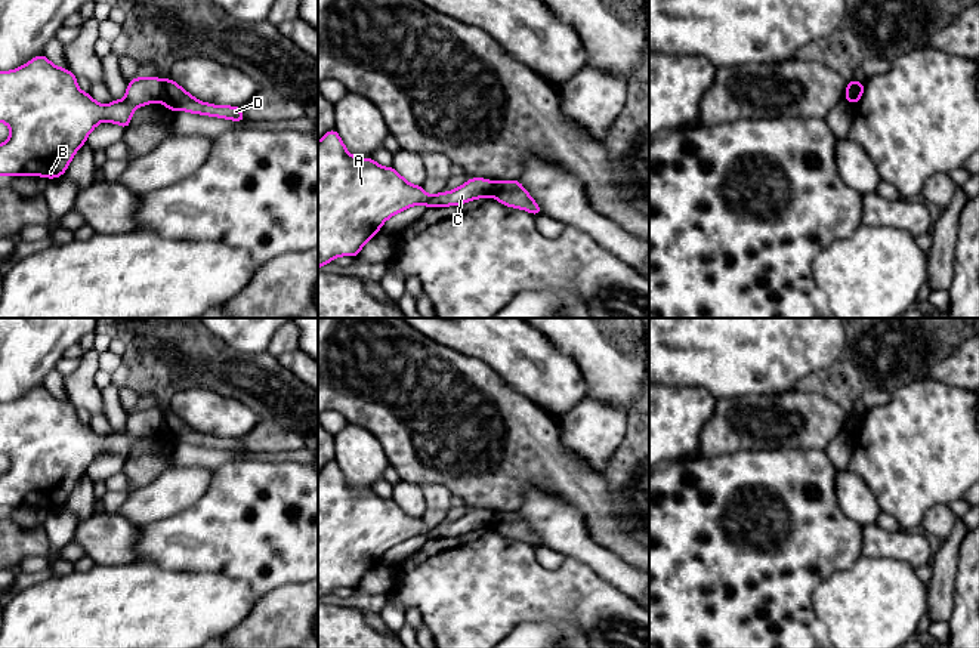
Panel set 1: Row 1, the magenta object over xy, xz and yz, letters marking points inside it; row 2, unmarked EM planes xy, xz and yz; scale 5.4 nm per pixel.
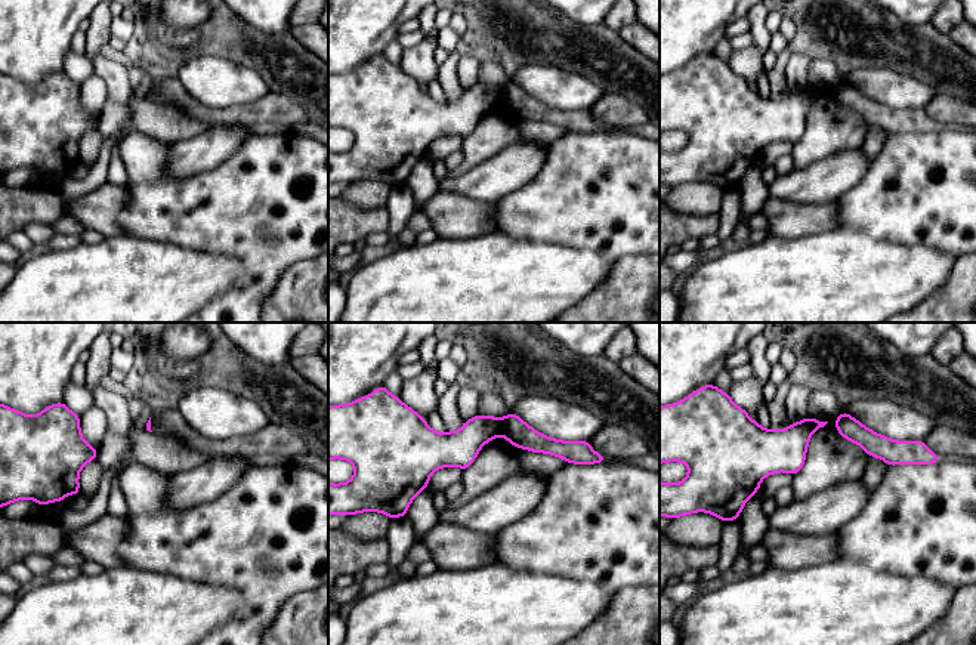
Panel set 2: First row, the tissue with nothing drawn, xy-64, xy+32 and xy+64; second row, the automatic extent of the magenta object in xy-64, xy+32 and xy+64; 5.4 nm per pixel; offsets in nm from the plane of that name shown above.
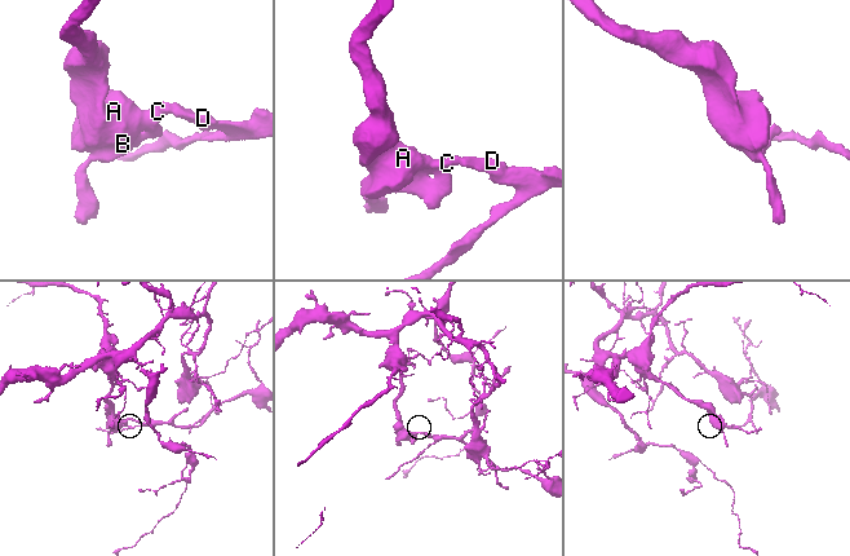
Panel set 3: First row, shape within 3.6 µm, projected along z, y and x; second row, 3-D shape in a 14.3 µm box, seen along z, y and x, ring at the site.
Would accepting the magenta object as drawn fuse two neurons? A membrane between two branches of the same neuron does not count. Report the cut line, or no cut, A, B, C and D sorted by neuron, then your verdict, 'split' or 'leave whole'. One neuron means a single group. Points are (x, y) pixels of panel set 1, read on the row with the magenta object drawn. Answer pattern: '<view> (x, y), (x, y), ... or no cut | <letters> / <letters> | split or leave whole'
xy (164, 80), (161, 101) | A B C / D | split

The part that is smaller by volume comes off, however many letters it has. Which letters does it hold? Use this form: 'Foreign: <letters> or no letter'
Foreign: D

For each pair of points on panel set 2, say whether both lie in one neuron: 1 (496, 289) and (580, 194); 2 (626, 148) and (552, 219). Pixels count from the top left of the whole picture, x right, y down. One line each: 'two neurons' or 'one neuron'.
1: two neurons
2: one neuron

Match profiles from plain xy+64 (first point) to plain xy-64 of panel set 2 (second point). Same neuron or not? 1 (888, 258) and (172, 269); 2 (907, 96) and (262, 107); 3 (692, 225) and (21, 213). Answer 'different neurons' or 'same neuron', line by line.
1: same neuron
2: different neurons
3: same neuron

